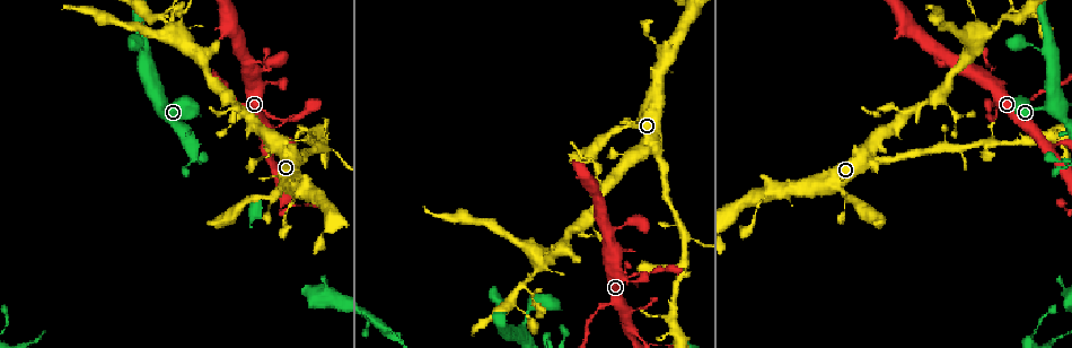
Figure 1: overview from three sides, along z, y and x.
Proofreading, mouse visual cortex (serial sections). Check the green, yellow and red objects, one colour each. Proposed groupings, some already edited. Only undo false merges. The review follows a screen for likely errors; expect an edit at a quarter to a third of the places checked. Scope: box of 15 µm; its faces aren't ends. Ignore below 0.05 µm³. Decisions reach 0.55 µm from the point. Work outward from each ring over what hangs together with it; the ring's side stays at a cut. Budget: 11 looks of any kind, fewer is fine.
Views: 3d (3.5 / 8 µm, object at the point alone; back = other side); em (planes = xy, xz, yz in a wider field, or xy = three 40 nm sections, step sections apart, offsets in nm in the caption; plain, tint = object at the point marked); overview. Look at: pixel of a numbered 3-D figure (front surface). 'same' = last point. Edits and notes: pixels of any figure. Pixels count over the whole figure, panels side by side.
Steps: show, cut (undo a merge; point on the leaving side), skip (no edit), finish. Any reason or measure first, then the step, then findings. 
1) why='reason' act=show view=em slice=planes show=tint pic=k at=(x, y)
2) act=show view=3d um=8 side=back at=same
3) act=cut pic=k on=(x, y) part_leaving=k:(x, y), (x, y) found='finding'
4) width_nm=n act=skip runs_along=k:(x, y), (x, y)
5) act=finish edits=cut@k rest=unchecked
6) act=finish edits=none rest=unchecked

act=show view=3d um=8 pic=1 at=(602, 304)

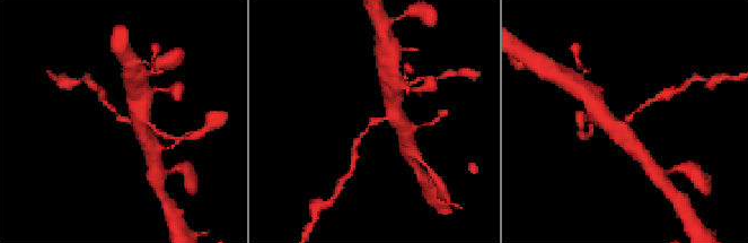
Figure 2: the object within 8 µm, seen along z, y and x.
arm_widths_nm=150,400 act=show view=em slice=xy step=5 show=tint pic=2 at=(121, 116)

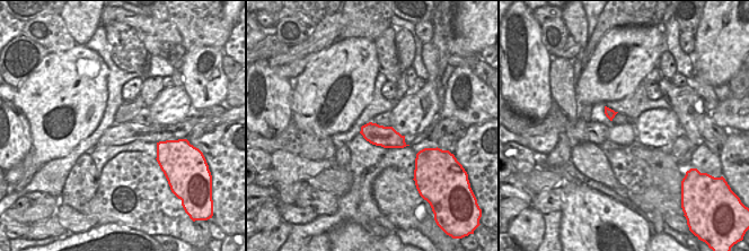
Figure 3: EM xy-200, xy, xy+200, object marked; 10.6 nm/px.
width_nm=240 act=cut pic=2 on=(357, 141) part_leaving=2:(368, 127), (354, 146), (353, 161) found='two cells meet here'

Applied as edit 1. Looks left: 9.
why='narrows sharply' act=show view=3d um=3.5 pic=1 at=(269, 81)

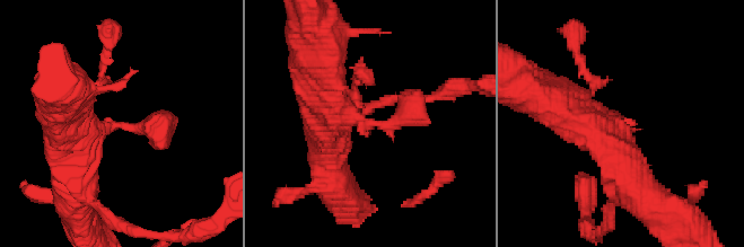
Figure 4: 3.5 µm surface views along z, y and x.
act=show view=em slice=xy step=5 show=tint pic=4 at=(121, 126)

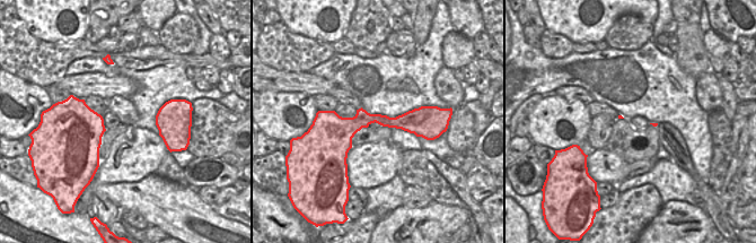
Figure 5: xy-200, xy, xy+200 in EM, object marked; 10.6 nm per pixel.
why='another direction' act=show view=em slice=planes show=tint at=same

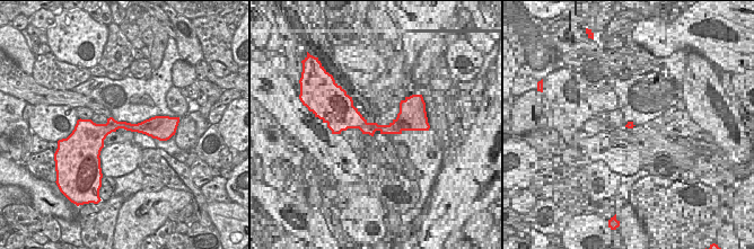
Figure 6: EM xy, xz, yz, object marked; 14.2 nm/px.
act=skip runs_along=6:(87, 123), (91, 127), (159, 130) found='continuous, no second cell'

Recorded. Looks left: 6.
why='sudden change in width' act=show view=3d um=3.5 pic=1 at=(655, 151)

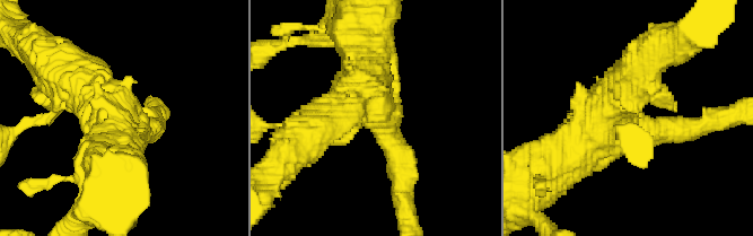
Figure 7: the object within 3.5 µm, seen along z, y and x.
arms=3 arm_widths_nm=300,600,600 act=show view=em slice=xy step=5 show=tint pic=7 at=(381, 109)

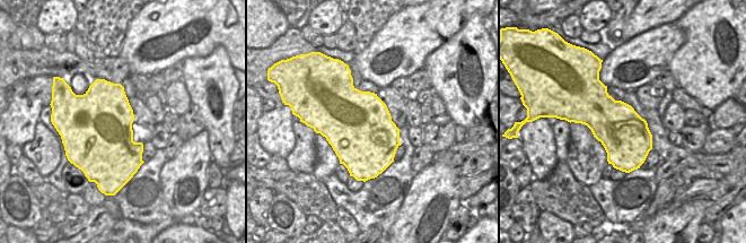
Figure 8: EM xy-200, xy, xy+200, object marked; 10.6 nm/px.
act=skip runs_along=7:(551, 157), (588, 140), (638, 73) found='all the same cell'

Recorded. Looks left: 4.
why='a narrow waist' act=show view=3d um=3.5 pic=1 at=(244, 110)

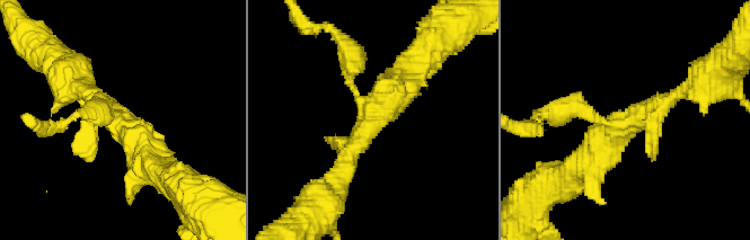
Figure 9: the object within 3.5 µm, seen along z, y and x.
act=show view=em slice=xy step=3 show=tint pic=9 at=(126, 127)

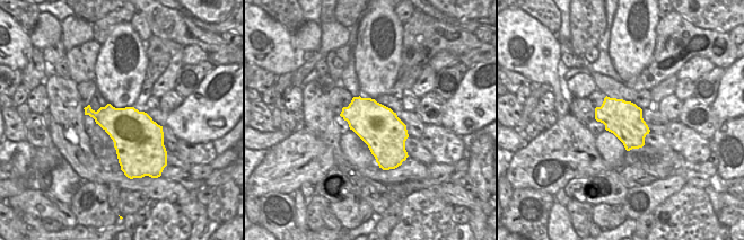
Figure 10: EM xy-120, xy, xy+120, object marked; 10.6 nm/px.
act=cut pic=9 on=(356, 69) part_leaving=9:(356, 97), (346, 45), (328, 27), (305, 25) found='two cells meet here'

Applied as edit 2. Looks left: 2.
act=finish edits=cut@2,cut@9 rest=unchecked

